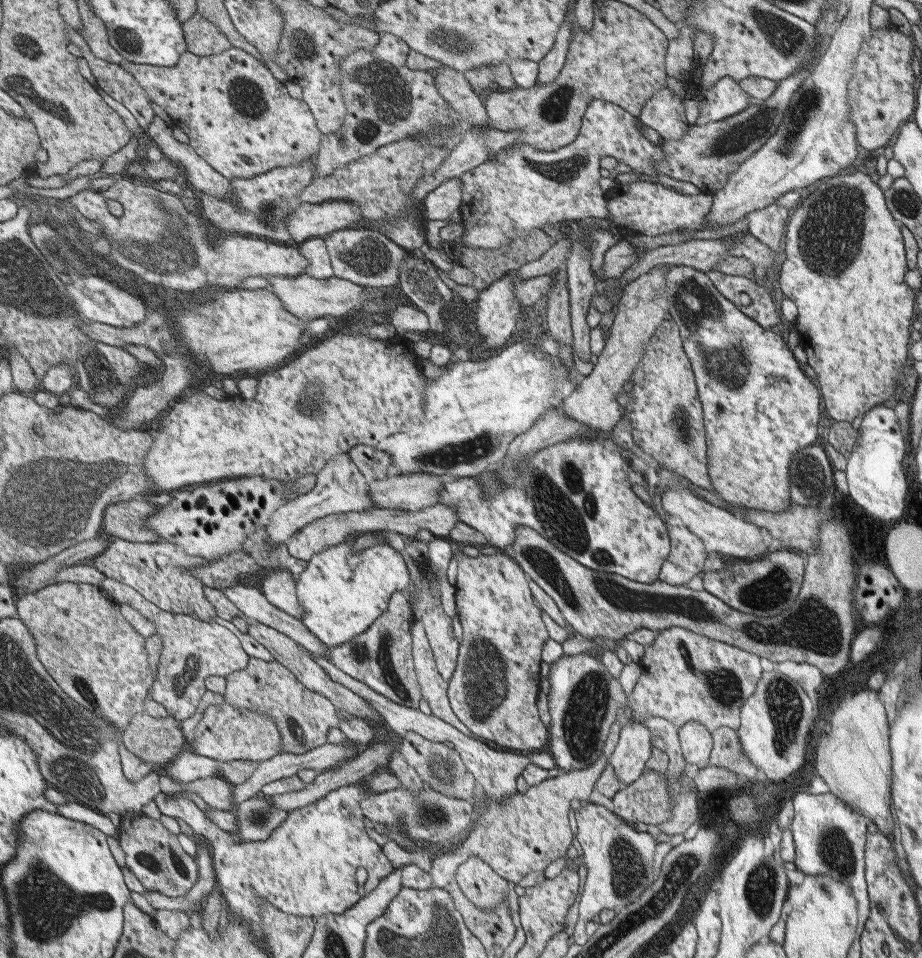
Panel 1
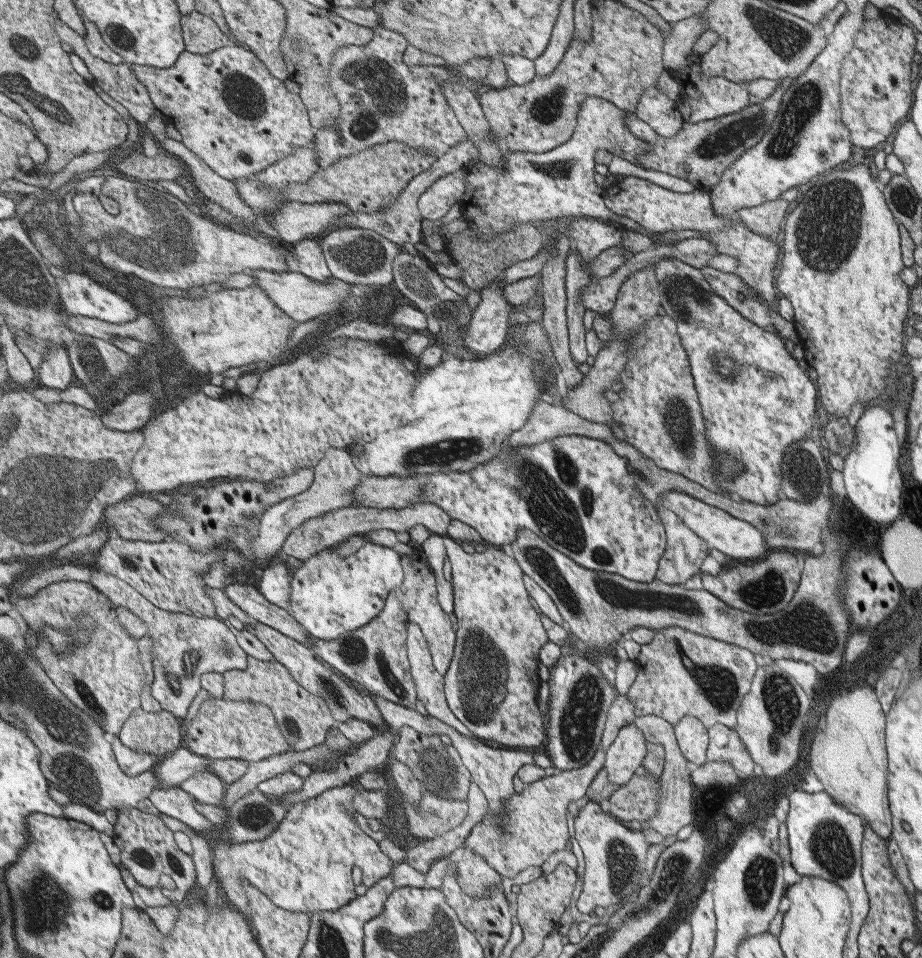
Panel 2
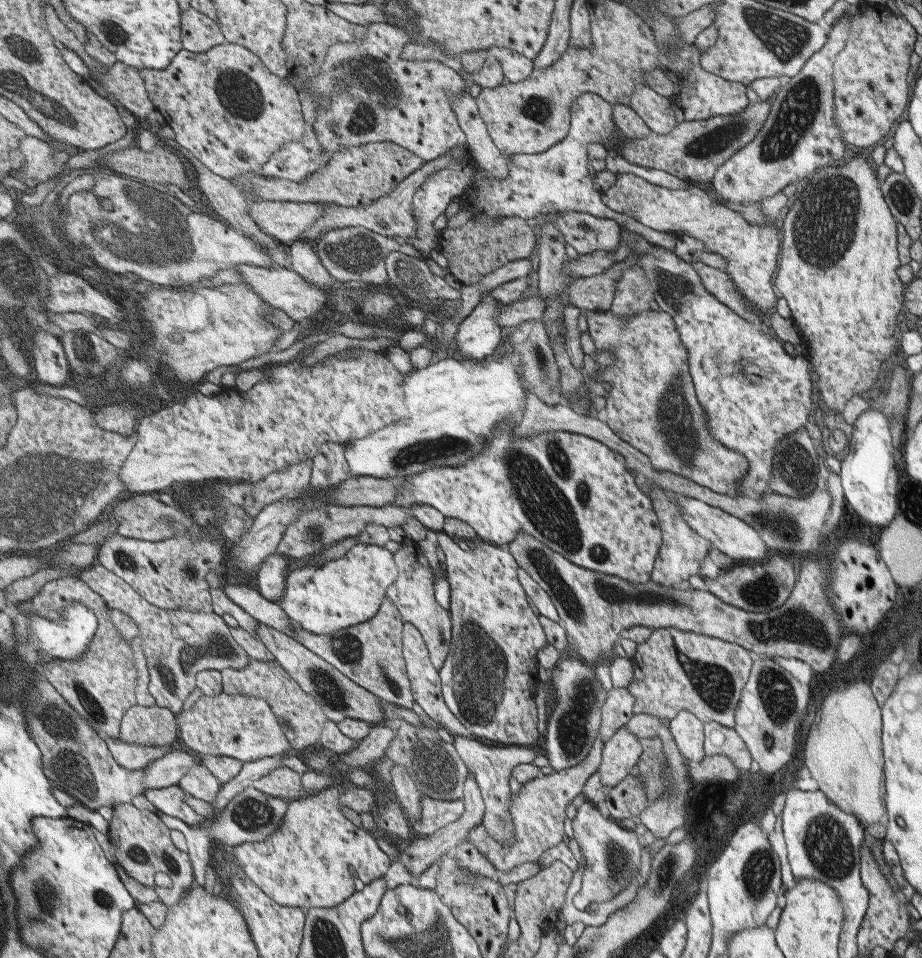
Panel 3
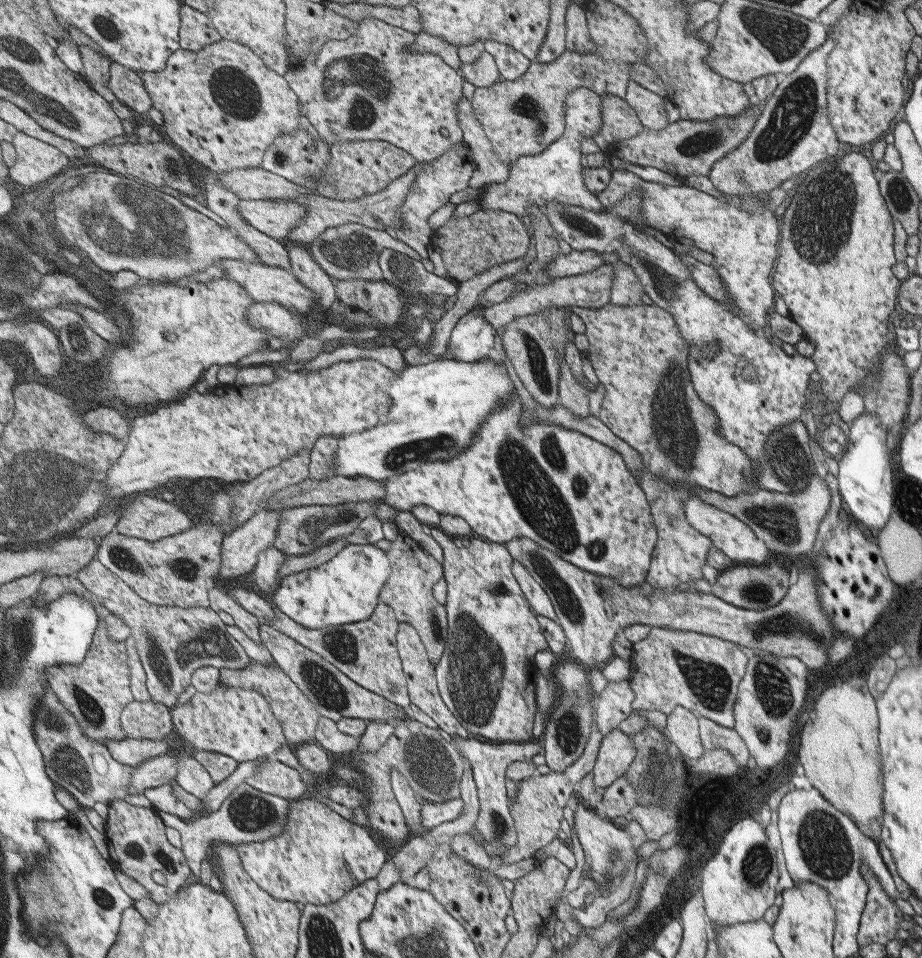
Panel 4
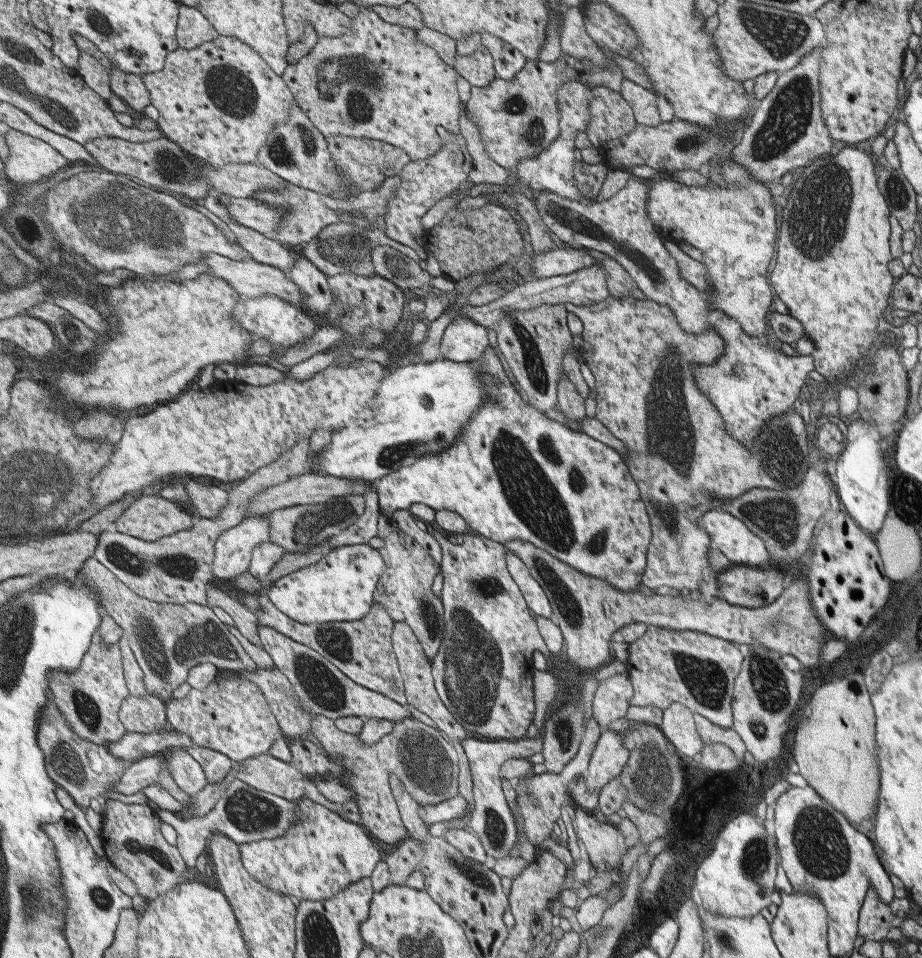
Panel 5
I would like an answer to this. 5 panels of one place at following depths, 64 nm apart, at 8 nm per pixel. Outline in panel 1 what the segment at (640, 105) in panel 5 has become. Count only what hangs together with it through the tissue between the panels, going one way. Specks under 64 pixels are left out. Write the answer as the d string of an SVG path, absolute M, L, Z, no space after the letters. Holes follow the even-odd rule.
M666 87L650 97L637 118L642 124L656 130L663 140L679 140L688 131L682 99Z

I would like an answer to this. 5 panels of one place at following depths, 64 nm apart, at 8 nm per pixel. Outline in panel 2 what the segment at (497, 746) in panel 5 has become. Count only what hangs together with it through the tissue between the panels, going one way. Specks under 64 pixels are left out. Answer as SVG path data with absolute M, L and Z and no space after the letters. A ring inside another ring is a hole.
M366 691L366 693L370 693L370 697L374 699L374 703L376 703L376 706L378 707L378 709L380 709L383 720L394 732L400 732L401 726L406 725L411 726L412 728L414 728L414 730L417 730L420 734L438 736L440 736L441 734L446 734L446 736L449 736L453 742L454 748L456 748L457 752L459 753L459 756L462 758L463 761L465 761L464 766L469 770L470 774L473 775L473 782L476 783L482 789L482 792L484 792L486 800L489 804L489 808L492 808L495 811L495 813L499 813L500 811L504 812L504 810L507 810L508 807L507 801L515 793L514 777L517 775L517 771L526 764L535 764L534 761L535 754L533 751L526 752L518 750L516 748L506 750L490 747L478 741L477 738L474 737L468 738L467 736L460 734L458 730L454 730L452 726L448 726L448 724L442 722L442 720L438 720L438 718L434 718L434 716L430 715L424 716L420 712L418 712L415 708L411 709L406 706L402 706L401 704L396 704L395 702L386 700L386 698L382 698L382 696L372 694L372 692Z

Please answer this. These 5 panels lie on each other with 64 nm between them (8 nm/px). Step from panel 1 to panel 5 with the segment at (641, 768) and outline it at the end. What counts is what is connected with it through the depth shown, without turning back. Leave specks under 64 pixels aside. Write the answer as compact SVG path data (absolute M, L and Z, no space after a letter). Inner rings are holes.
M602 730L602 734L588 761L588 769L582 774L591 792L600 790L616 779L630 760L630 750L624 745L623 733Z

